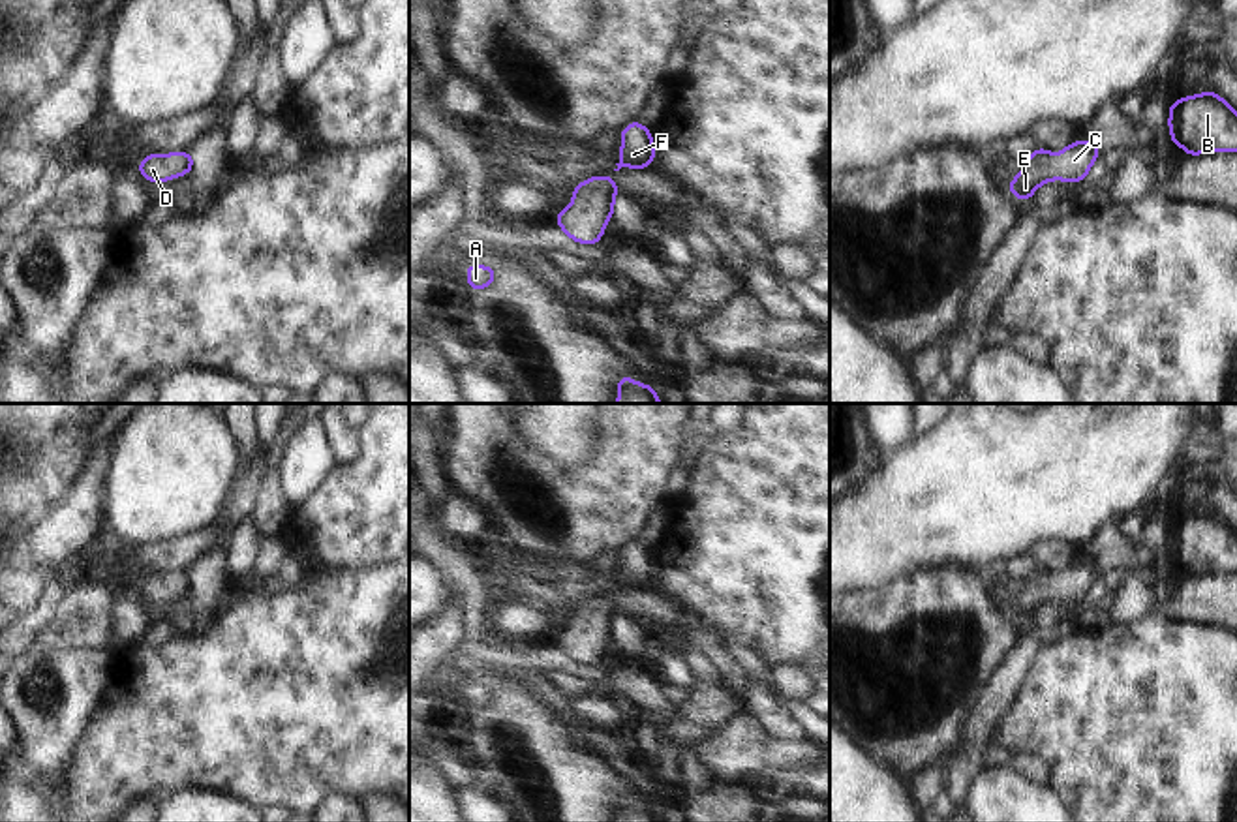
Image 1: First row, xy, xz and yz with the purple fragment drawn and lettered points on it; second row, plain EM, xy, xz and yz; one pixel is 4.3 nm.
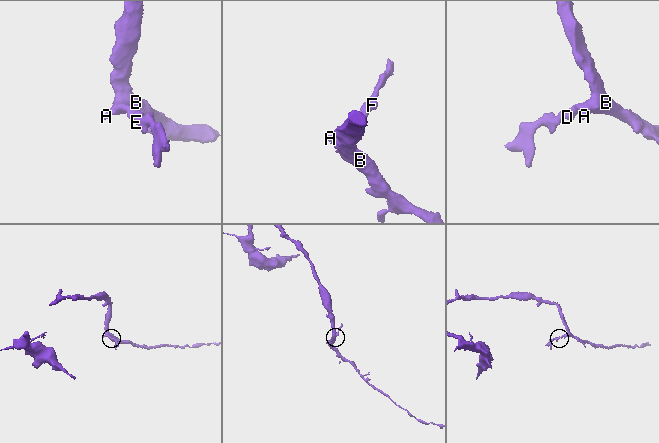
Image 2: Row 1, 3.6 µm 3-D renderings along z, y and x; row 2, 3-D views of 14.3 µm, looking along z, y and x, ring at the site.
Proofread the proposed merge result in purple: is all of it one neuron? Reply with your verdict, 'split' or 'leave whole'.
leave whole

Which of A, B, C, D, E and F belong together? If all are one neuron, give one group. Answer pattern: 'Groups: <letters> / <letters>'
Groups: A B C D E F.

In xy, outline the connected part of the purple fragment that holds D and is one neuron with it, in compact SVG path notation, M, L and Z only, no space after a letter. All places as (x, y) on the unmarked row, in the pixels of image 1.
M190 572L176 574L148 574L139 586L143 599L150 602L167 602L171 599L188 595L193 589L193 578Z

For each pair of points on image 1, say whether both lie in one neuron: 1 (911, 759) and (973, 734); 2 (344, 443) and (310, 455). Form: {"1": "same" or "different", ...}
{"1": "different", "2": "different"}

